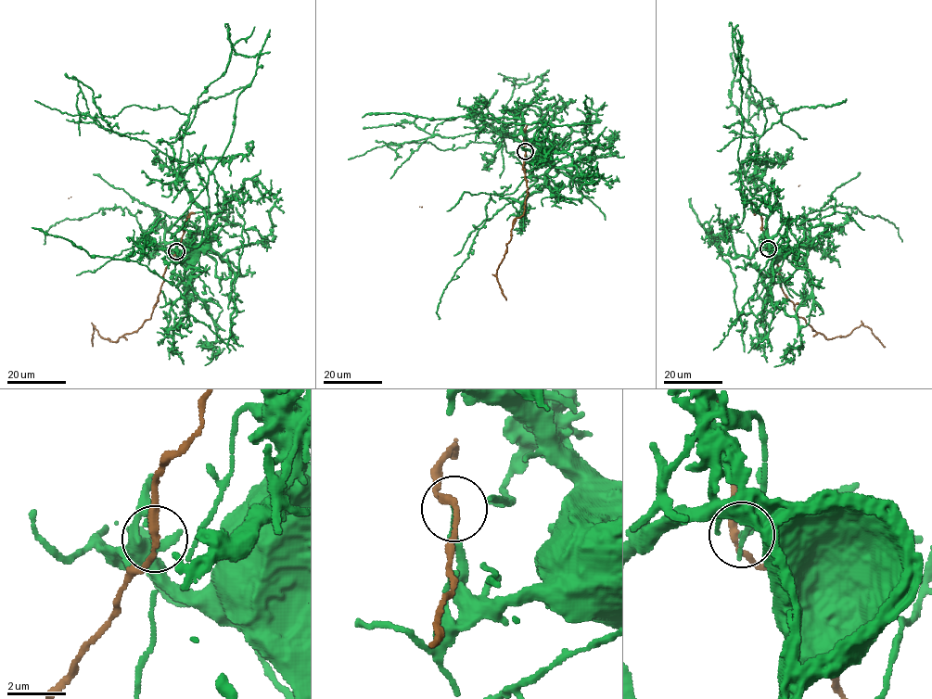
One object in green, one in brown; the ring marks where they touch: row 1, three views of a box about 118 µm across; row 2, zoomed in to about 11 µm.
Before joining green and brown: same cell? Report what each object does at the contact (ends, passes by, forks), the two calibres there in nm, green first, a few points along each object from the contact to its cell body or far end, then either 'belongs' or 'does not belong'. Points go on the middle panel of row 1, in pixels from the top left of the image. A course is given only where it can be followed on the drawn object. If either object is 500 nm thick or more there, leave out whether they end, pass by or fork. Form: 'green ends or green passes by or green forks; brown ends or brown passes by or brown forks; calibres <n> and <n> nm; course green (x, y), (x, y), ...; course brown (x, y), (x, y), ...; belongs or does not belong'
green passes by; brown passes by; calibres 130 and 240 nm; course green (525, 151), (526, 159), (538, 158); course brown (525, 150), (525, 211), (514, 220), (507, 252), (497, 269), (497, 280), (506, 299); does not belong

